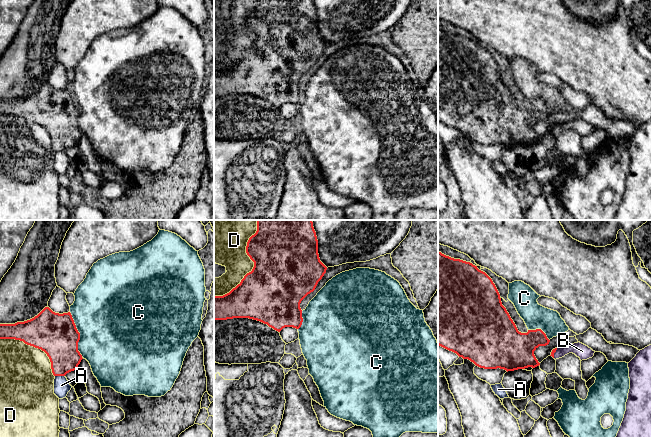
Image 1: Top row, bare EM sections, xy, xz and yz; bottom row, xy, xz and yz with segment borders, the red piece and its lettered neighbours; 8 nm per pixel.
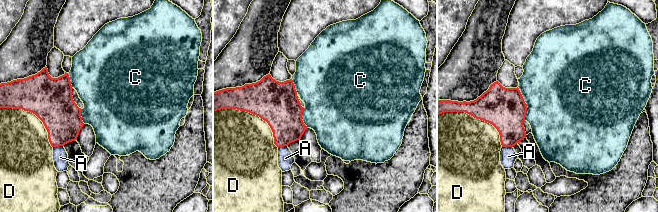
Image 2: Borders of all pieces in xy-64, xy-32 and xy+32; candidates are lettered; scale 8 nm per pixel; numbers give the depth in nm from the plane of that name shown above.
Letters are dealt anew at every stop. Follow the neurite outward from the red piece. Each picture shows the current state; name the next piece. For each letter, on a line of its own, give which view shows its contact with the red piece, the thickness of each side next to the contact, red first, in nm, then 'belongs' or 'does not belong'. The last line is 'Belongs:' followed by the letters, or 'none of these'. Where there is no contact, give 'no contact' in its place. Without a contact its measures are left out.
A: meets red in xy; 280 nm thick on the red side, 130 nm on the other; does not belong
B: meets red in yz; 30 nm thick on the red side, 120 nm on the other; does not belong
C: meets red in xy; 340 nm thick on the red side, 500 nm on the other; does not belong
D: meets red in xz; 500 nm thick on the red side, 280 nm on the other; does not belong
Belongs: none of these

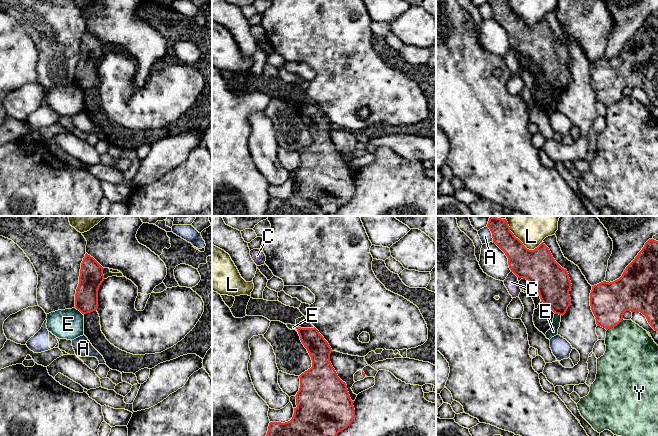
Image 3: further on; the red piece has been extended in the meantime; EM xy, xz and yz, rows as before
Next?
A: meets red in yz; 170 nm thick on the red side, 100 nm on the other; does not belong
C: meets red in yz; 280 nm thick on the red side, 120 nm on the other; does not belong
E: meets red in xy; 190 nm thick on the red side, 240 nm on the other; does not belong
L: meets red in yz; 280 nm thick on the red side, 400 nm on the other; does not belong
Y: meets red in yz; 300 nm thick on the red side, 400 nm on the other; does not belong
Belongs: none of these

